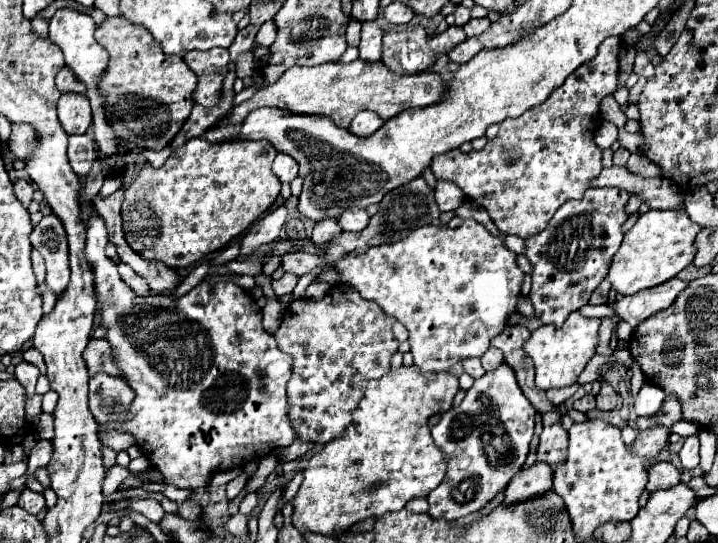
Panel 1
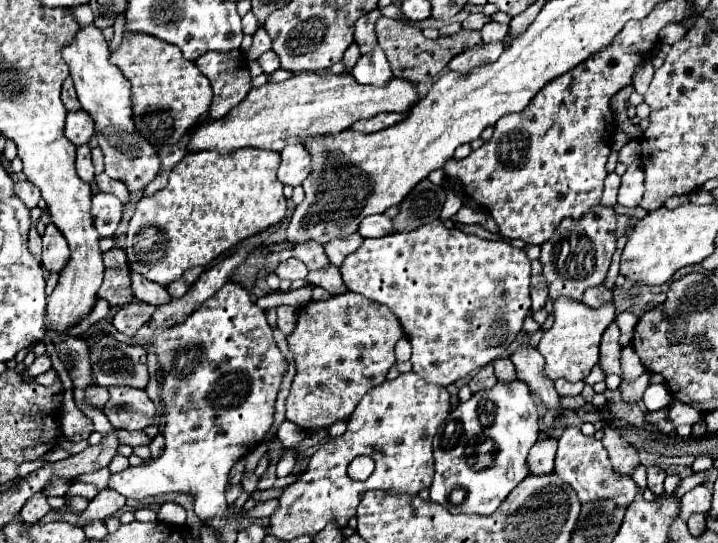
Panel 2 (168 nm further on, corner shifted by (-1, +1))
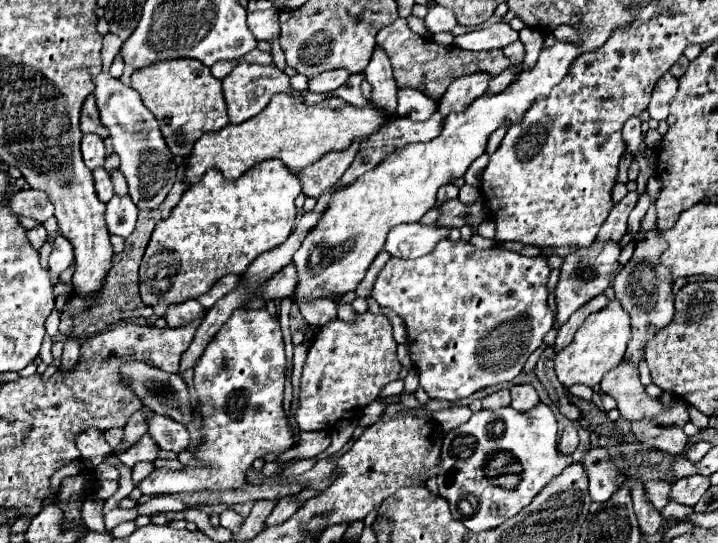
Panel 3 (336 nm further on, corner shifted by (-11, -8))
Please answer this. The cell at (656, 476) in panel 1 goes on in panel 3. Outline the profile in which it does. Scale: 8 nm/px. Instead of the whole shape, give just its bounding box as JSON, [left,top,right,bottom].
[646,479,672,511]

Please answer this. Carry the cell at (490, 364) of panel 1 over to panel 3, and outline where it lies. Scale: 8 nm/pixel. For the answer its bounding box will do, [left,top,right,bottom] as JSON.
[510,383,540,411]

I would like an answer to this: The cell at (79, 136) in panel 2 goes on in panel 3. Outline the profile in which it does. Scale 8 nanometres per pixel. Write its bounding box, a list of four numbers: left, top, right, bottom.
[82,133,106,169]

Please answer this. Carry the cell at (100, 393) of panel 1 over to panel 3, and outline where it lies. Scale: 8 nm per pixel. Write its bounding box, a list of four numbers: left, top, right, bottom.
[146,413,190,453]

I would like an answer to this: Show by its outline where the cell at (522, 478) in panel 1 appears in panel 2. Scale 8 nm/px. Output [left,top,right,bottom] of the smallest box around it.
[528,438,556,474]

